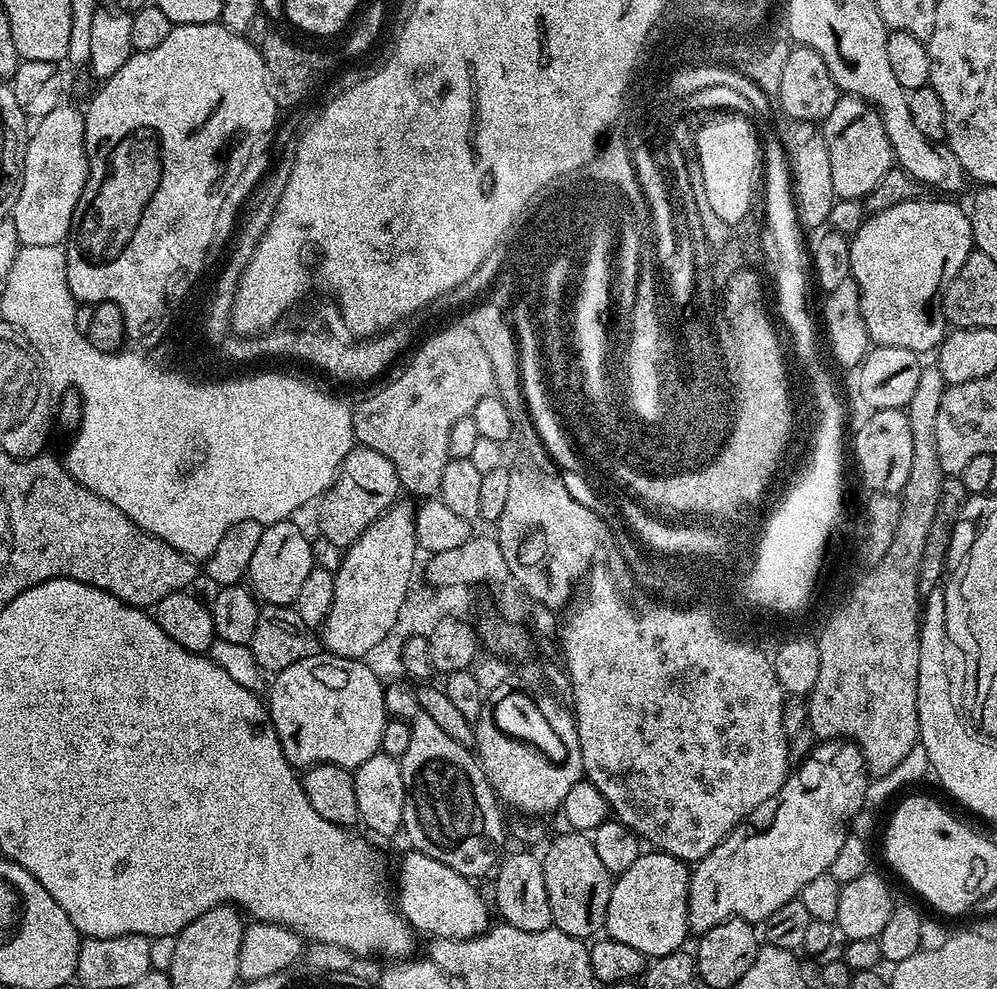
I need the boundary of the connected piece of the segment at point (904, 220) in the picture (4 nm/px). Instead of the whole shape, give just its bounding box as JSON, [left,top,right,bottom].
[850,198,973,354]

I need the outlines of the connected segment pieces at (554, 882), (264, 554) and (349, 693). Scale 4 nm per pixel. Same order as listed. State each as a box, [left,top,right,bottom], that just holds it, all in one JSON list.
[[542,831,614,938],[246,518,316,605],[266,654,390,770]]

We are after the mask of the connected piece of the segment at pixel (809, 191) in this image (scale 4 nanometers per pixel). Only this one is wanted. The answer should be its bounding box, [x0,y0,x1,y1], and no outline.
[782,120,837,230]

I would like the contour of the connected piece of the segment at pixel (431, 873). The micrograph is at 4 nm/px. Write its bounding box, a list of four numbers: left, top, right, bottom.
[394,850,490,940]

